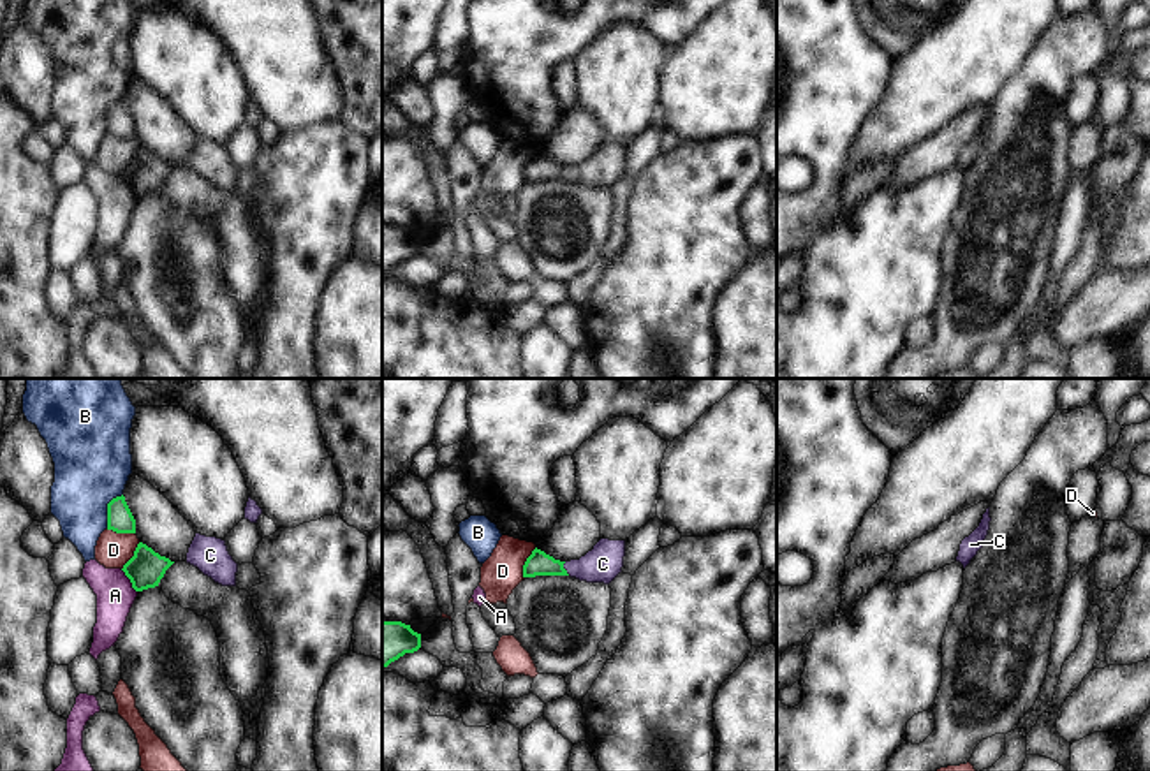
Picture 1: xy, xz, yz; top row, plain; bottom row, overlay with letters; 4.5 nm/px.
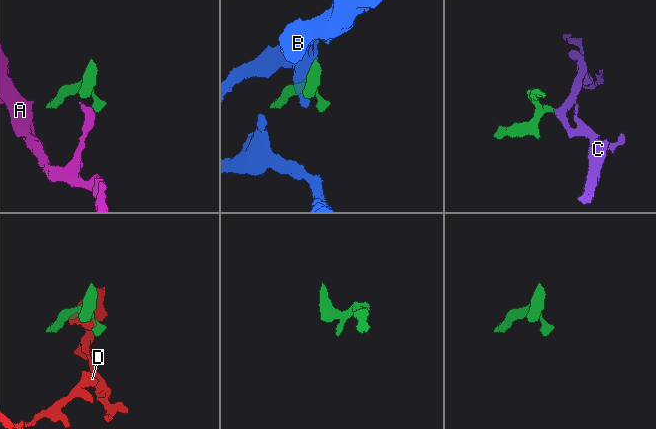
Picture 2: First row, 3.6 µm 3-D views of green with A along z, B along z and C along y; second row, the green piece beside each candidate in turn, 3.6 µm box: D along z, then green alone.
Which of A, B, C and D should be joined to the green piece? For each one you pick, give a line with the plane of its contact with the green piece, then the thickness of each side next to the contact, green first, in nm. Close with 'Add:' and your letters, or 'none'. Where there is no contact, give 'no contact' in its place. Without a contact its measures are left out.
C: contact in xz; calibres 110 and 170 nm
Add: C

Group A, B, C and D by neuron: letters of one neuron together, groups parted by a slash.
A / B / C / D

